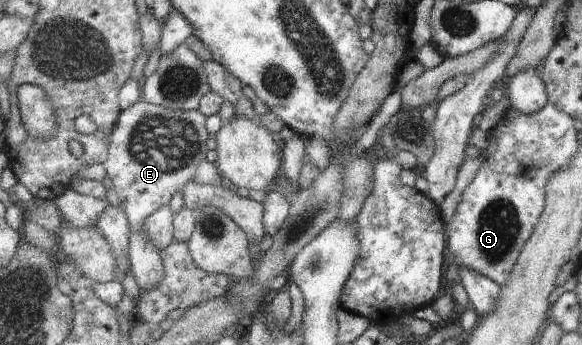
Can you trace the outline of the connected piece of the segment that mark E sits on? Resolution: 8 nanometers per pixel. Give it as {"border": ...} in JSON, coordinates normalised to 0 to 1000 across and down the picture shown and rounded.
{"border":[[[246,287],[211,322],[192,386],[187,467],[180,475],[194,542],[223,629],[225,742],[239,835],[263,838],[284,820],[287,780],[277,725],[256,675],[253,643],[263,617],[290,597],[297,565],[313,554],[359,449],[359,406],[369,394],[356,374],[356,336],[344,316],[301,322]]]}

